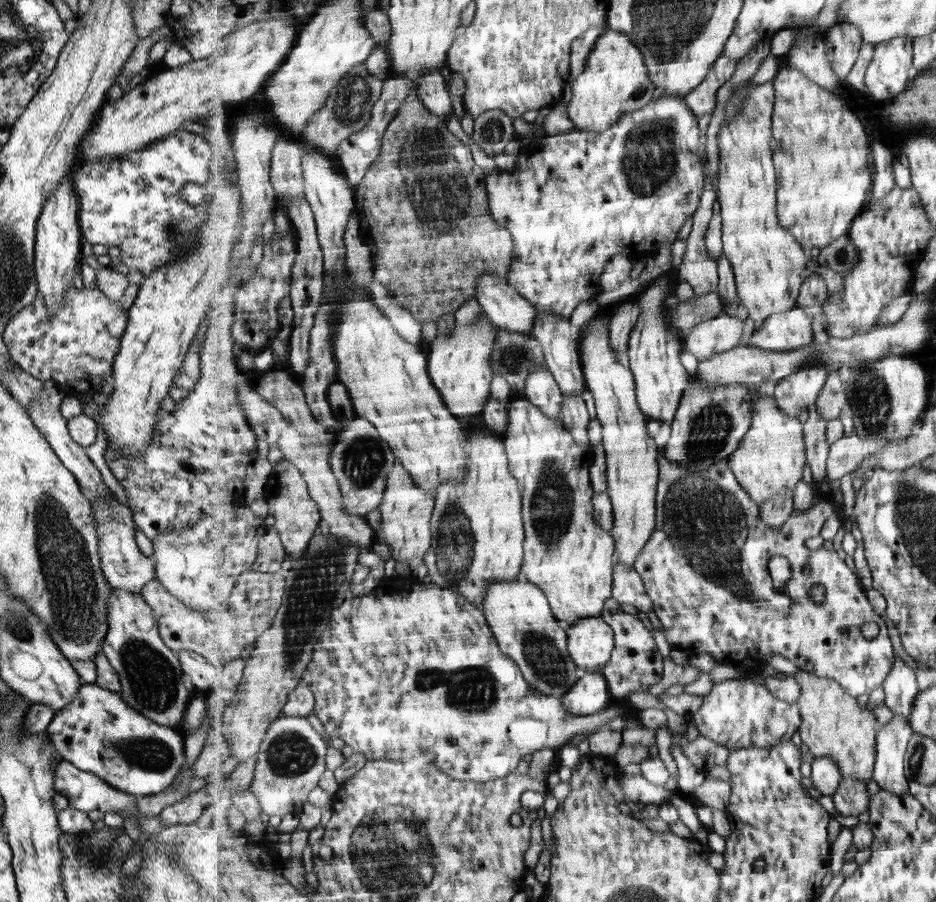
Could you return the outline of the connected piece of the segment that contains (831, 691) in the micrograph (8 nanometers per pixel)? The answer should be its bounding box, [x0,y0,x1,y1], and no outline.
[793,669,879,783]

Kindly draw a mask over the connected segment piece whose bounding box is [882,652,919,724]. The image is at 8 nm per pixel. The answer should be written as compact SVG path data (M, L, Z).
M897 652L894 653L894 657L892 671L882 684L886 692L885 705L895 714L904 716L910 724L914 702L919 694L917 676L915 676L915 670L909 668Z

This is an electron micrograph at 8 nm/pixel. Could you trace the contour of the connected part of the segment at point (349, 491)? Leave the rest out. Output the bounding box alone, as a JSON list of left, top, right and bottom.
[330,416,398,517]

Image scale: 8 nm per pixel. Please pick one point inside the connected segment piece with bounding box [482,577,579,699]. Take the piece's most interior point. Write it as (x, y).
(519, 613)

